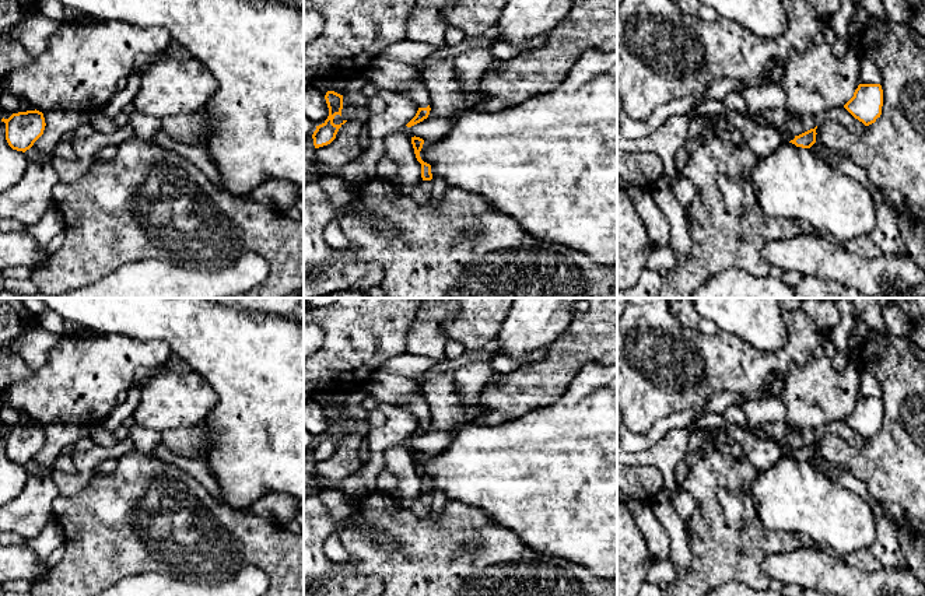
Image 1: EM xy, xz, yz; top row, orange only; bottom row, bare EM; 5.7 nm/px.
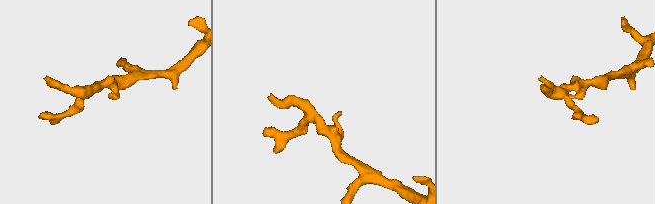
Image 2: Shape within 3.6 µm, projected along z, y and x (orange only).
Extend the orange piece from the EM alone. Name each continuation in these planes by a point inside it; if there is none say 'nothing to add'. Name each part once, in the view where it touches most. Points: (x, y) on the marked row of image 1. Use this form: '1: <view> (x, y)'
1: xz (417, 93)

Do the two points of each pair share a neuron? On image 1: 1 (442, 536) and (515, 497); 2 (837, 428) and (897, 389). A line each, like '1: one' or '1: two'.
1: two
2: two

